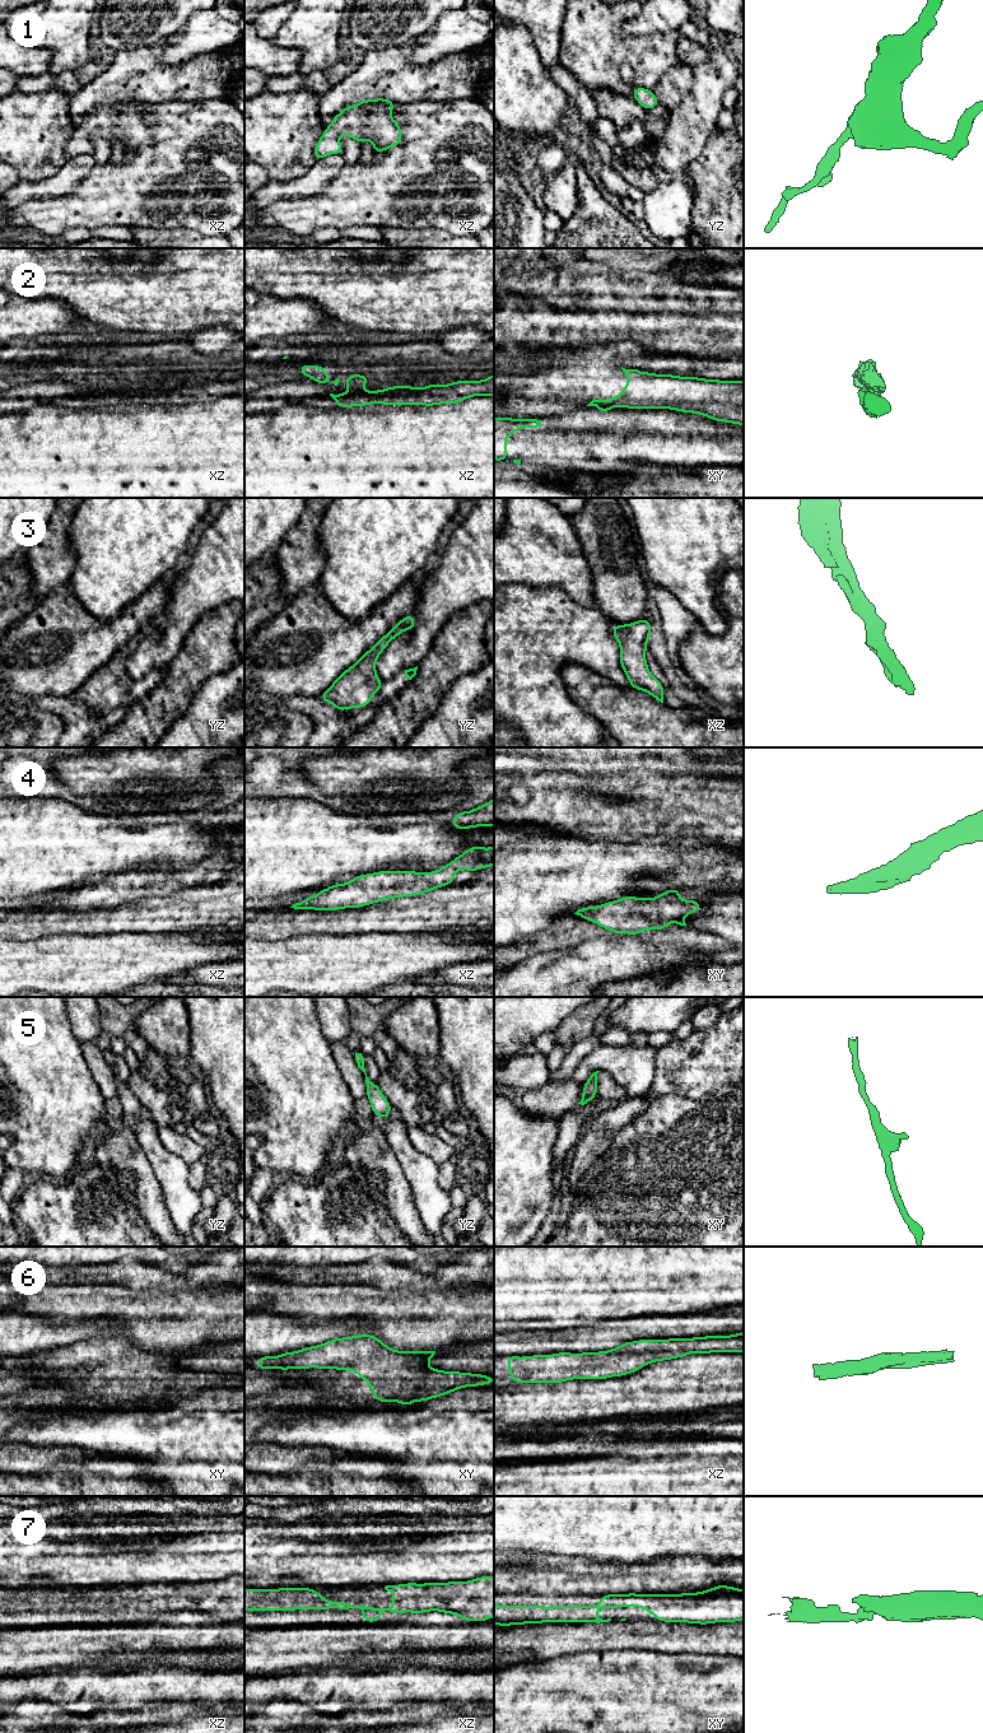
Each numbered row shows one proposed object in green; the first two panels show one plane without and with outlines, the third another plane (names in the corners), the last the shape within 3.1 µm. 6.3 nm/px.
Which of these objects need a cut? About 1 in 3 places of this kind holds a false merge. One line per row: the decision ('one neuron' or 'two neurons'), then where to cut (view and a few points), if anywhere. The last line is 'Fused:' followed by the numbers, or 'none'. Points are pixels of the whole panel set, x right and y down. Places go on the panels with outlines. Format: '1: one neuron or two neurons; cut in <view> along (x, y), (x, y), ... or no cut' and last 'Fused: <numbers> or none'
1: one neuron; no cut
2: two neurons; cut in xz along (359, 390), (350, 392)
3: one neuron; no cut
4: one neuron; no cut
5: one neuron; no cut
6: one neuron; no cut
7: one neuron; no cut
Fused: 2

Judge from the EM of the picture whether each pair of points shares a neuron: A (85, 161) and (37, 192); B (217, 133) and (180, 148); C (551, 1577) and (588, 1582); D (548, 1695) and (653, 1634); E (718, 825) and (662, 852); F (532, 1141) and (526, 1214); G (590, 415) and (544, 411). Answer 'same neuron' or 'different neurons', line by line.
A: same neuron
B: same neuron
C: same neuron
D: different neurons
E: different neurons
F: same neuron
G: different neurons

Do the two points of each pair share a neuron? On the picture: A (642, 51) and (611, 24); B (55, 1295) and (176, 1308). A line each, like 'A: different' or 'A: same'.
A: same
B: same

